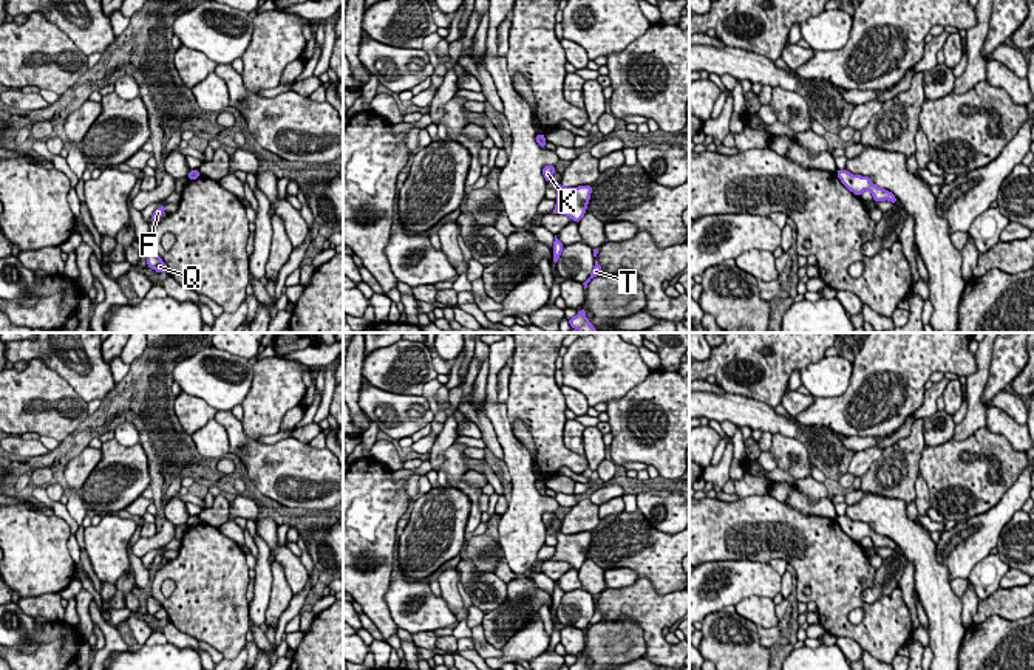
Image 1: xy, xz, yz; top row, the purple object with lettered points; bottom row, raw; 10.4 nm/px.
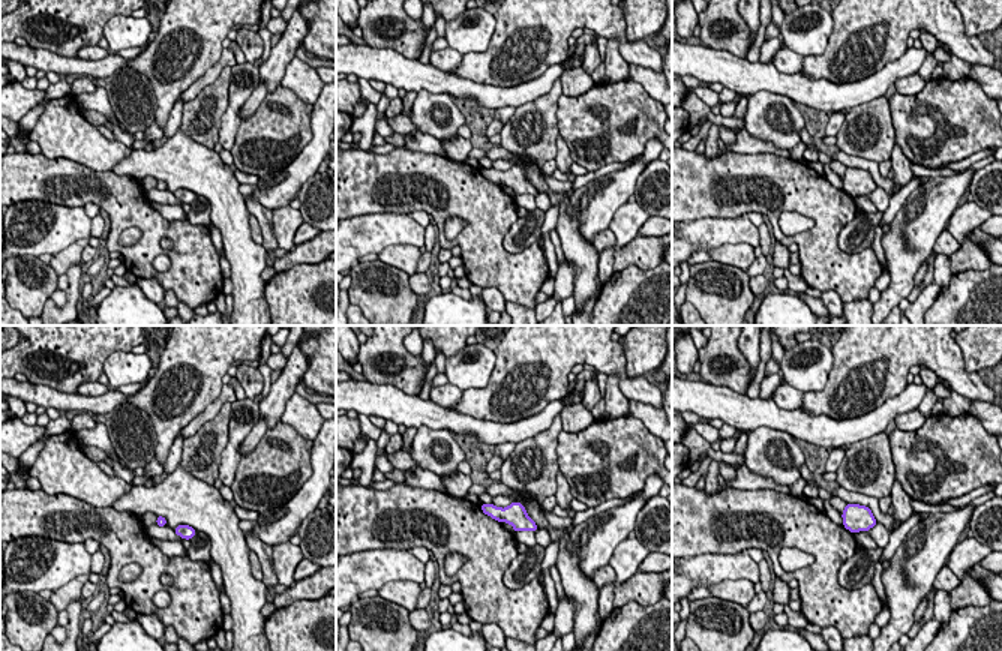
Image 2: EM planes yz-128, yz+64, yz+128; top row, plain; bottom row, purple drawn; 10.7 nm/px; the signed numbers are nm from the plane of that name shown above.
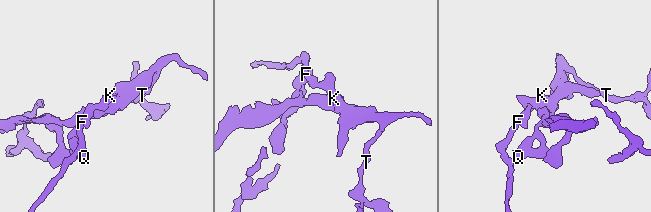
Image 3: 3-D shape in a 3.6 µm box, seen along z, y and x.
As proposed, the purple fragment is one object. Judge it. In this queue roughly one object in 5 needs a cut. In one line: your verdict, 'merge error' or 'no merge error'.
no merge error

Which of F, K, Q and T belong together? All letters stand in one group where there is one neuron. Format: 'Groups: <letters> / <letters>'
Groups: F K Q T

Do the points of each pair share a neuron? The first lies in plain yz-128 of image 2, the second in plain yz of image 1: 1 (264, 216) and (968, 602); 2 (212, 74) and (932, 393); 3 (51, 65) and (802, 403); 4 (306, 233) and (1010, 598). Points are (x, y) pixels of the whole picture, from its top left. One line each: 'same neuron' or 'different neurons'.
1: same neuron
2: same neuron
3: different neurons
4: different neurons

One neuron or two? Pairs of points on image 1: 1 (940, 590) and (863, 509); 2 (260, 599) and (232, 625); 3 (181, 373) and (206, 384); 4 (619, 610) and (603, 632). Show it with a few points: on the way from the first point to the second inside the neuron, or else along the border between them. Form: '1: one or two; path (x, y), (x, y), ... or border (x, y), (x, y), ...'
1: one; path (926, 567), (923, 554), (886, 517)
2: two; border (248, 604), (249, 621)
3: one; path (187, 373), (200, 378)
4: two; border (602, 619), (631, 619), (642, 630), (643, 639)

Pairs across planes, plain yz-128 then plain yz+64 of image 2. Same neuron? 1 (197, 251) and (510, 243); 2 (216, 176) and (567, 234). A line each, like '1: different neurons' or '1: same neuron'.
1: different neurons
2: same neuron

